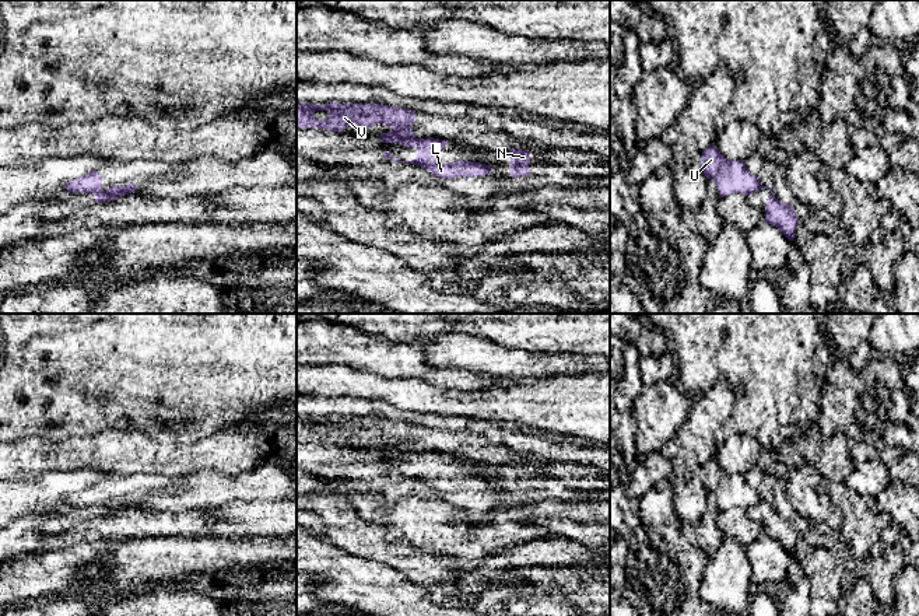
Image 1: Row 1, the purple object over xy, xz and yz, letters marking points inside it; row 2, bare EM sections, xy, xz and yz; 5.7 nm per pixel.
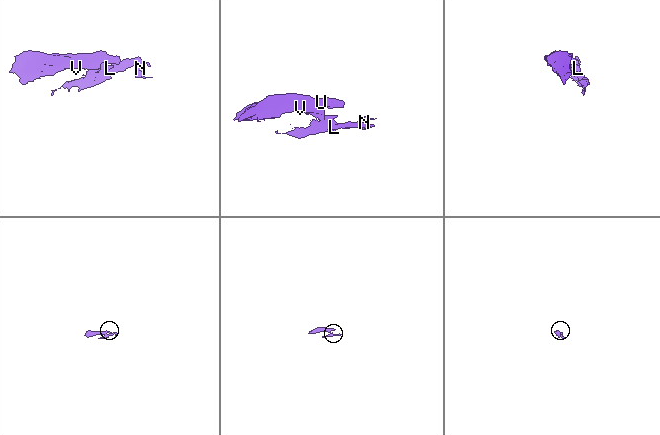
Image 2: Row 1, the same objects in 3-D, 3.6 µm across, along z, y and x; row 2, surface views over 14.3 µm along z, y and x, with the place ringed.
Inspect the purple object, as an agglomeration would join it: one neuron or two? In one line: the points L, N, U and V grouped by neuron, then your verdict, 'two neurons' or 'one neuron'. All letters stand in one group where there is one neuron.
groups L N / U V; two neurons

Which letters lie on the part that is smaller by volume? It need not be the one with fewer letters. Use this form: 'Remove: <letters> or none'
Remove: L, N

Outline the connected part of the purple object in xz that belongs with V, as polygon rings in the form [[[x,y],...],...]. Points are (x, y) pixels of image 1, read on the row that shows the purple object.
[[[297,102],[297,127],[318,127],[332,132],[343,132],[348,126],[366,130],[383,123],[392,127],[379,137],[383,143],[399,143],[415,139],[411,126],[415,113],[411,109],[393,108],[383,104],[337,104],[309,105]]]

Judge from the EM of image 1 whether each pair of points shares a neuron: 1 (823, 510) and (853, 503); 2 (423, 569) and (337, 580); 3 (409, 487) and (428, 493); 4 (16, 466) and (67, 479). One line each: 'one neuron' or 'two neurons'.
1: two neurons
2: two neurons
3: one neuron
4: two neurons

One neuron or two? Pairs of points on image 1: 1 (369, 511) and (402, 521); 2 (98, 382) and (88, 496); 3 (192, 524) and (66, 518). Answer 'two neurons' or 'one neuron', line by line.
1: one neuron
2: two neurons
3: two neurons

